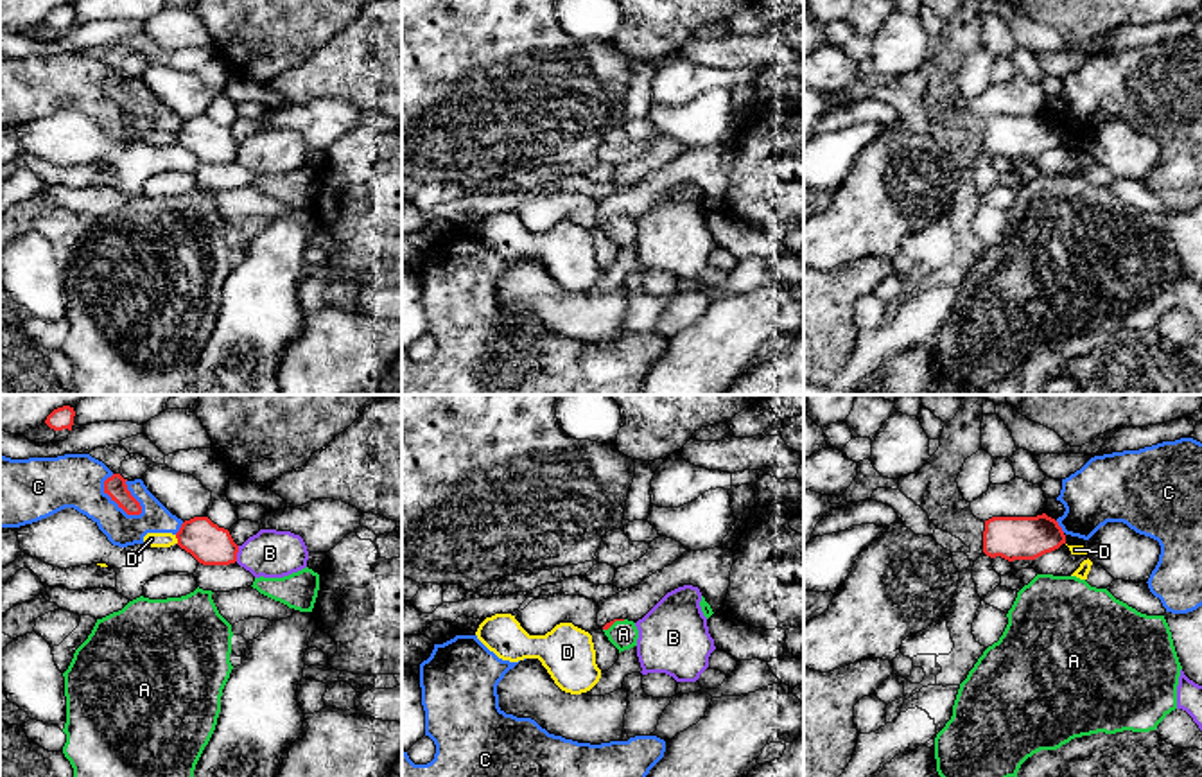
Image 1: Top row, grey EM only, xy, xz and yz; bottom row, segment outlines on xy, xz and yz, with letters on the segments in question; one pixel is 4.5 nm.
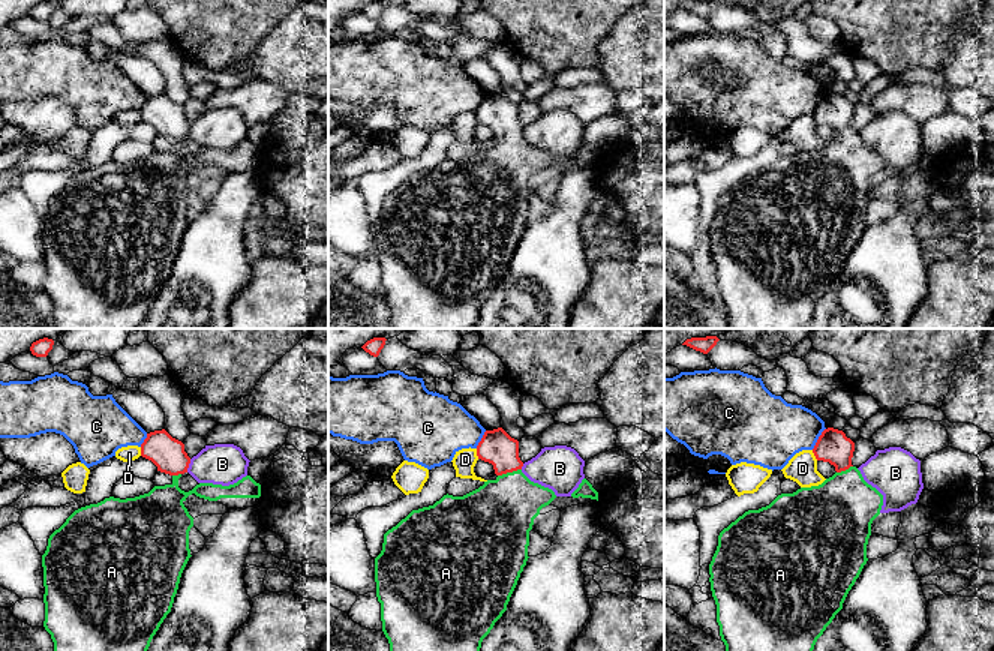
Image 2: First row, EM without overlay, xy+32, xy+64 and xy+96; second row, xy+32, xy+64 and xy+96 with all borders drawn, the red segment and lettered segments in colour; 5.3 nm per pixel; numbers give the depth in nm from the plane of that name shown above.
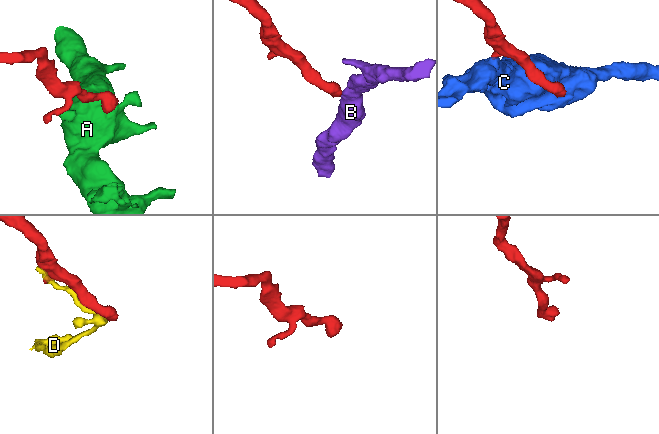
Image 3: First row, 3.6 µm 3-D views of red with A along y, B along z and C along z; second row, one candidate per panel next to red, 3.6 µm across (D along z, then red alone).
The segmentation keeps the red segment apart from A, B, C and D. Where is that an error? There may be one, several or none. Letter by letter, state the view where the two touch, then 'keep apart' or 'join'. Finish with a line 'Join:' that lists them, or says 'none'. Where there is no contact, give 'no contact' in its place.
A: xz | join
B: xy | keep apart
C: xy | keep apart
D: xy | keep apart
Join: A

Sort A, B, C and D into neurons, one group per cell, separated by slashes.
A / B / C / D

